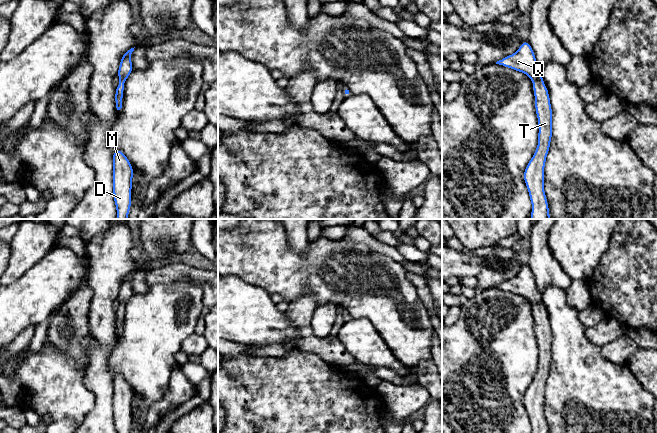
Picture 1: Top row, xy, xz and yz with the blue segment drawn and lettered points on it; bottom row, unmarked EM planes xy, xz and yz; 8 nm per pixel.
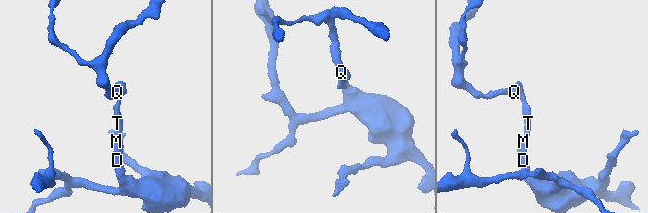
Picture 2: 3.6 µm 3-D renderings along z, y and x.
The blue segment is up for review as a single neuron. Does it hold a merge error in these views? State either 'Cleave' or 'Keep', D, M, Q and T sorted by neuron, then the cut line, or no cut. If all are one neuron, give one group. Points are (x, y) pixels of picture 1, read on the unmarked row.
Keep. Groups: D M Q T. No split

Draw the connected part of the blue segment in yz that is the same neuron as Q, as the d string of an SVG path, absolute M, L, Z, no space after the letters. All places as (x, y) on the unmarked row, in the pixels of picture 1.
M528 265L522 266L517 276L502 282L496 288L525 297L533 305L535 332L539 348L538 371L524 395L524 405L530 419L532 433L549 433L543 408L544 390L552 362L552 332L541 294Z

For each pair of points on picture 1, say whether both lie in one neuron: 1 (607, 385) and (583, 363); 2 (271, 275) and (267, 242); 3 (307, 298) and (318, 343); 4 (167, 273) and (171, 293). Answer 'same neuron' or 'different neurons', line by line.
1: same neuron
2: same neuron
3: same neuron
4: different neurons

